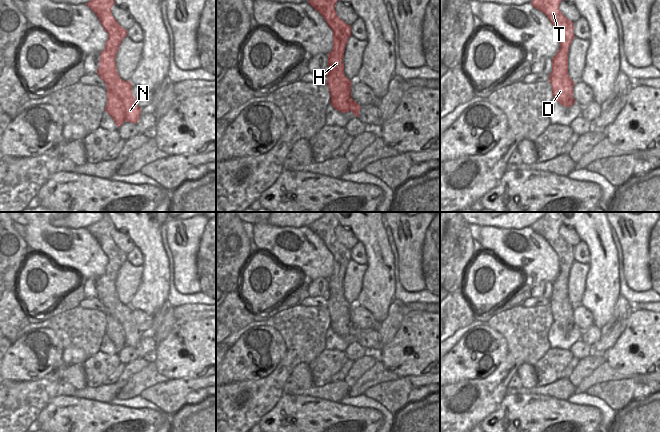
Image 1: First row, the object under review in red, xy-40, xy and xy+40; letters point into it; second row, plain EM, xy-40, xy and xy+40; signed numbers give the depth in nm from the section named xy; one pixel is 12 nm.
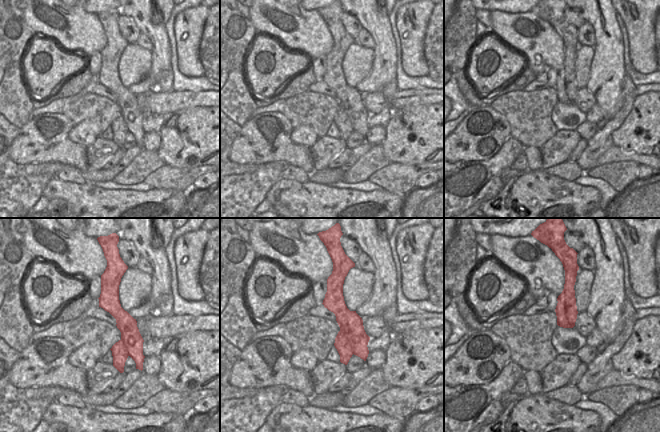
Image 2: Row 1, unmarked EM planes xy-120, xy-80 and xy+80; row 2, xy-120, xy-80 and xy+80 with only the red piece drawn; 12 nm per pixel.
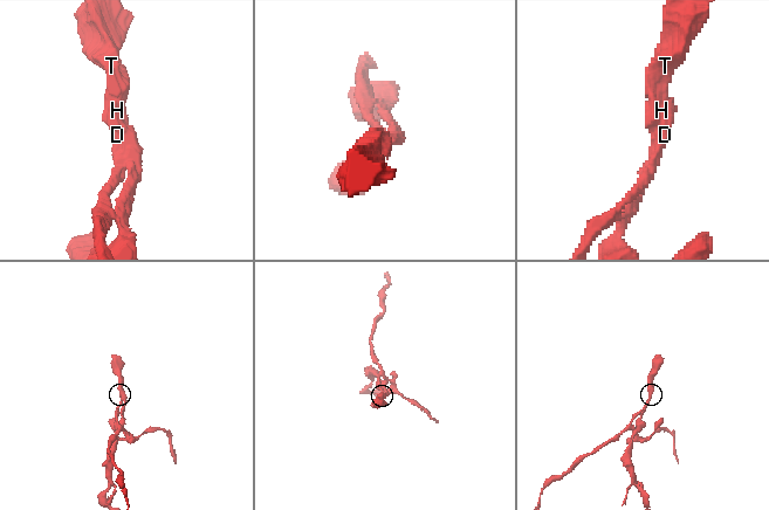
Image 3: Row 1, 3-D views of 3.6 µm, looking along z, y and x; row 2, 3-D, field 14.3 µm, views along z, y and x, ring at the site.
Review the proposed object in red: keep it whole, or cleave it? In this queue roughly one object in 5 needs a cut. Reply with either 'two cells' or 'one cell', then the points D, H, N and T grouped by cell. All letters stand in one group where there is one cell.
two cells | D / H N T

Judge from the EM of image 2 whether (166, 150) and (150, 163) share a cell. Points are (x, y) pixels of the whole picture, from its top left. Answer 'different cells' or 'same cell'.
different cells

